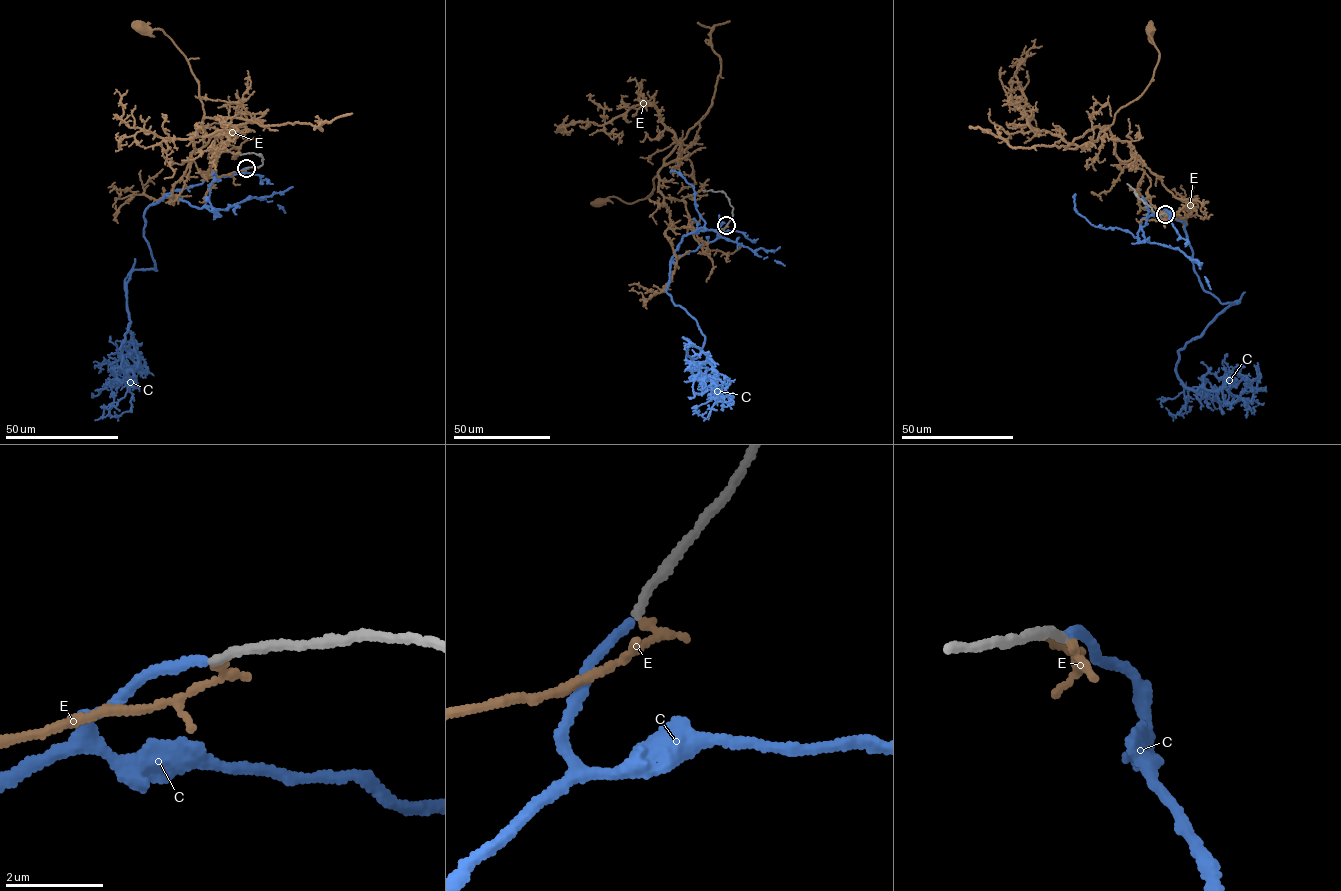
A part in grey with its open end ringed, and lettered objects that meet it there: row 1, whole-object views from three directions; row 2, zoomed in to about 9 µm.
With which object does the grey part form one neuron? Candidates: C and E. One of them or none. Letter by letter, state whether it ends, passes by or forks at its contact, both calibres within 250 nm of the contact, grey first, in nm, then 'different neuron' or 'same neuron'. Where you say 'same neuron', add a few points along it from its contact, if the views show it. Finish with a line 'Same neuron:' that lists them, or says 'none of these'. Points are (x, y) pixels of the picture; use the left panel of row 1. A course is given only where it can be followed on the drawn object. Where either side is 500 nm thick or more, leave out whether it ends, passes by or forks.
C: it ends | 180/190 nm | same neuron | via (246, 168), (147, 208), (156, 269), (132, 270), (120, 350), (134, 375), (124, 360), (98, 367), (103, 357)
E: it ends | 180/190 nm | different neuron
Same neuron: C

